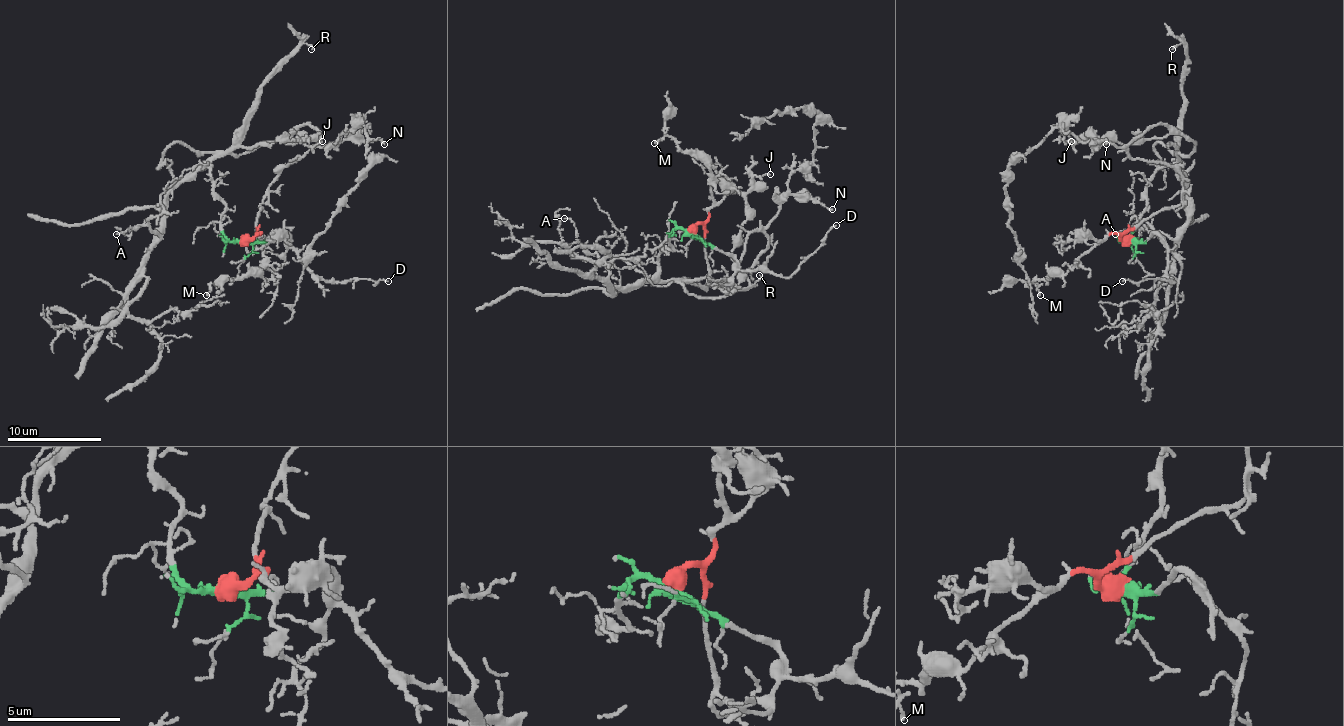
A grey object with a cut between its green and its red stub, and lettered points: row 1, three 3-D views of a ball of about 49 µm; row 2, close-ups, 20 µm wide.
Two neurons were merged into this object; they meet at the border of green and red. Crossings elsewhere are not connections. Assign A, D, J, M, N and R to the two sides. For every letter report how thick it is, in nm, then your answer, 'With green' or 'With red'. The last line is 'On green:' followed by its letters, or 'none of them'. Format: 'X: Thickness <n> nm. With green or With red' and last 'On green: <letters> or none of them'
A: Thickness 120 nm. With green
D: Thickness 120 nm. With green
J: Thickness 110 nm. With red
M: Thickness 120 nm. With red
N: Thickness 130 nm. With red
R: Thickness 110 nm. With green
On green: A, D, R

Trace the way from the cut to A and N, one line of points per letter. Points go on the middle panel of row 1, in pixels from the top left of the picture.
A: (690, 232), (671, 234), (674, 248), (662, 250), (653, 274), (613, 290), (608, 272), (563, 217)
N: (690, 232), (704, 229), (709, 283), (723, 286), (744, 239), (789, 194), (832, 208)

